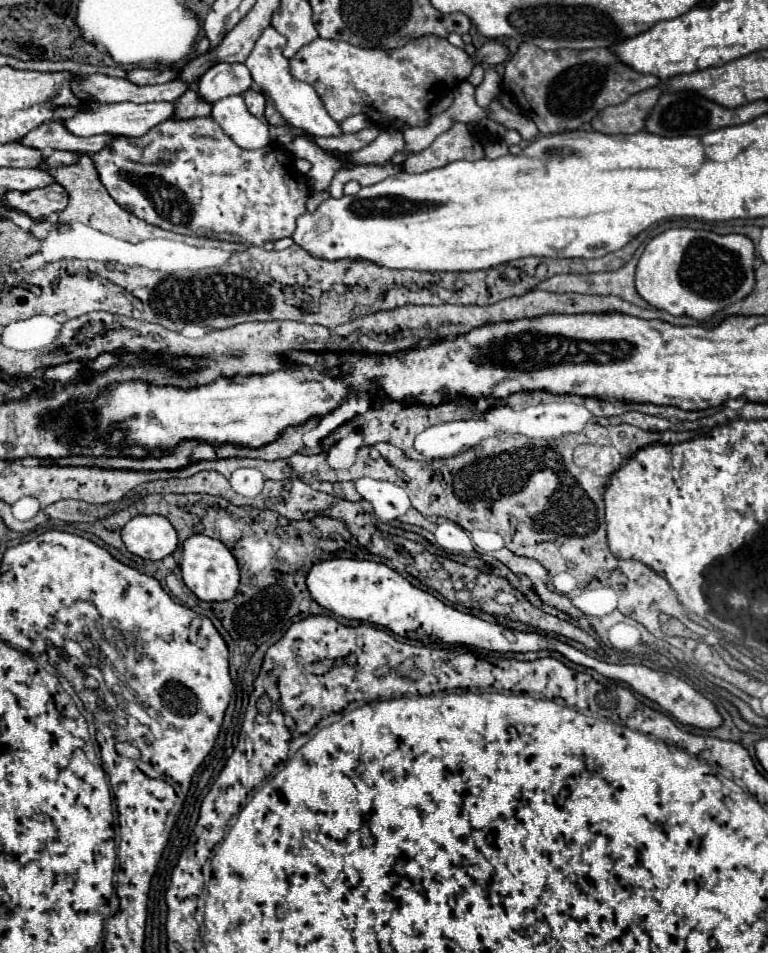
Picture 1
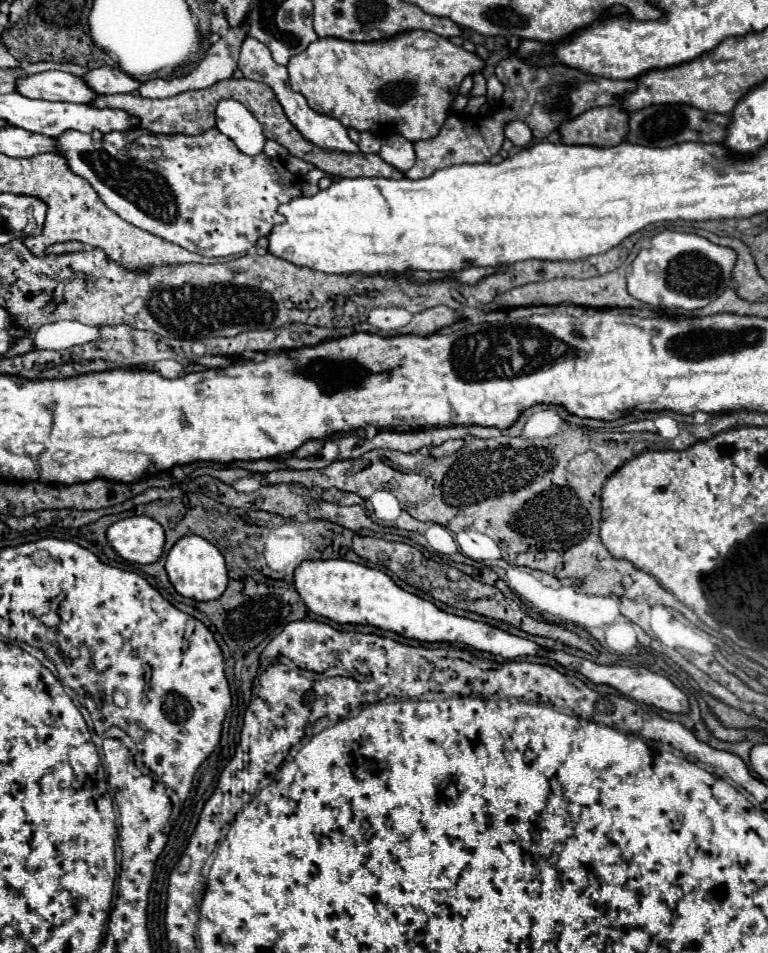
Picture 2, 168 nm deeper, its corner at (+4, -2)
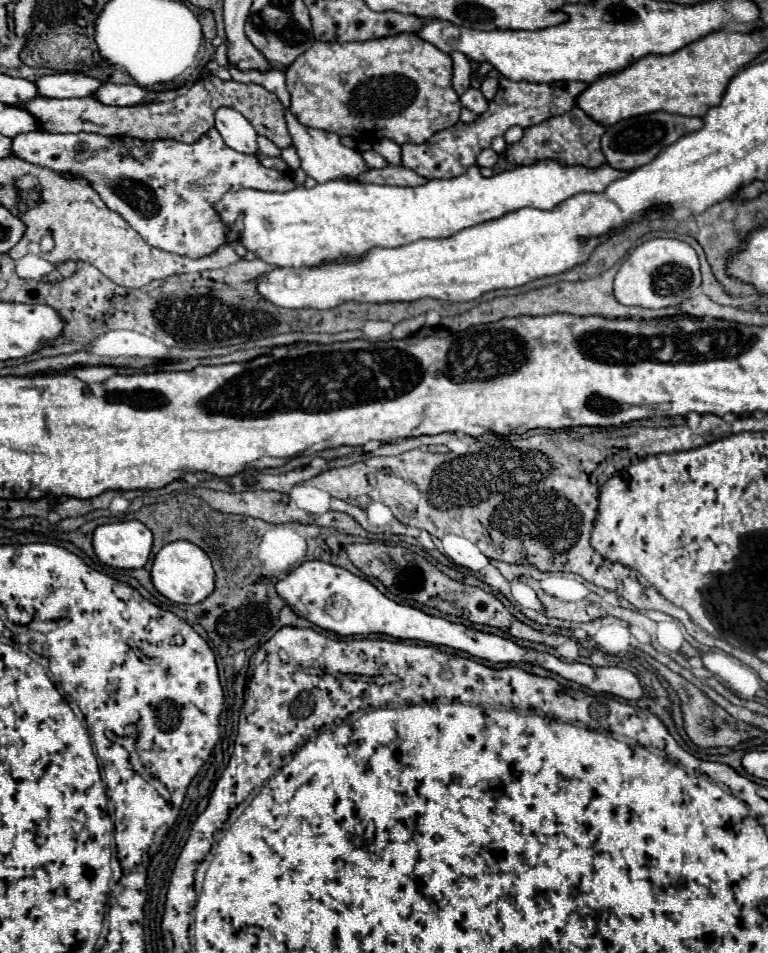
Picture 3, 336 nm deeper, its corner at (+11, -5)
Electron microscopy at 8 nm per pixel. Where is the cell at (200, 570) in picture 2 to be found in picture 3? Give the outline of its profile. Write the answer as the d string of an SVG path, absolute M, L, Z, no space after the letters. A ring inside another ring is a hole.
M178 540L166 544L154 558L152 582L156 590L176 604L198 604L214 592L214 568L208 554L192 542Z

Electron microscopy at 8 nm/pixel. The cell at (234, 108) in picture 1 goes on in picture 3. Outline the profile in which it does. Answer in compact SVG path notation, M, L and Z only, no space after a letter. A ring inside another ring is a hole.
M218 108L216 110L216 130L224 138L224 142L242 154L254 154L256 146L256 132L252 124L234 108Z

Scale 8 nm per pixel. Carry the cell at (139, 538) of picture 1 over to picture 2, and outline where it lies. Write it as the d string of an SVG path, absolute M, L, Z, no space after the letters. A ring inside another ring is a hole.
M127 517L107 529L107 541L125 561L147 565L163 553L163 527L151 517Z

